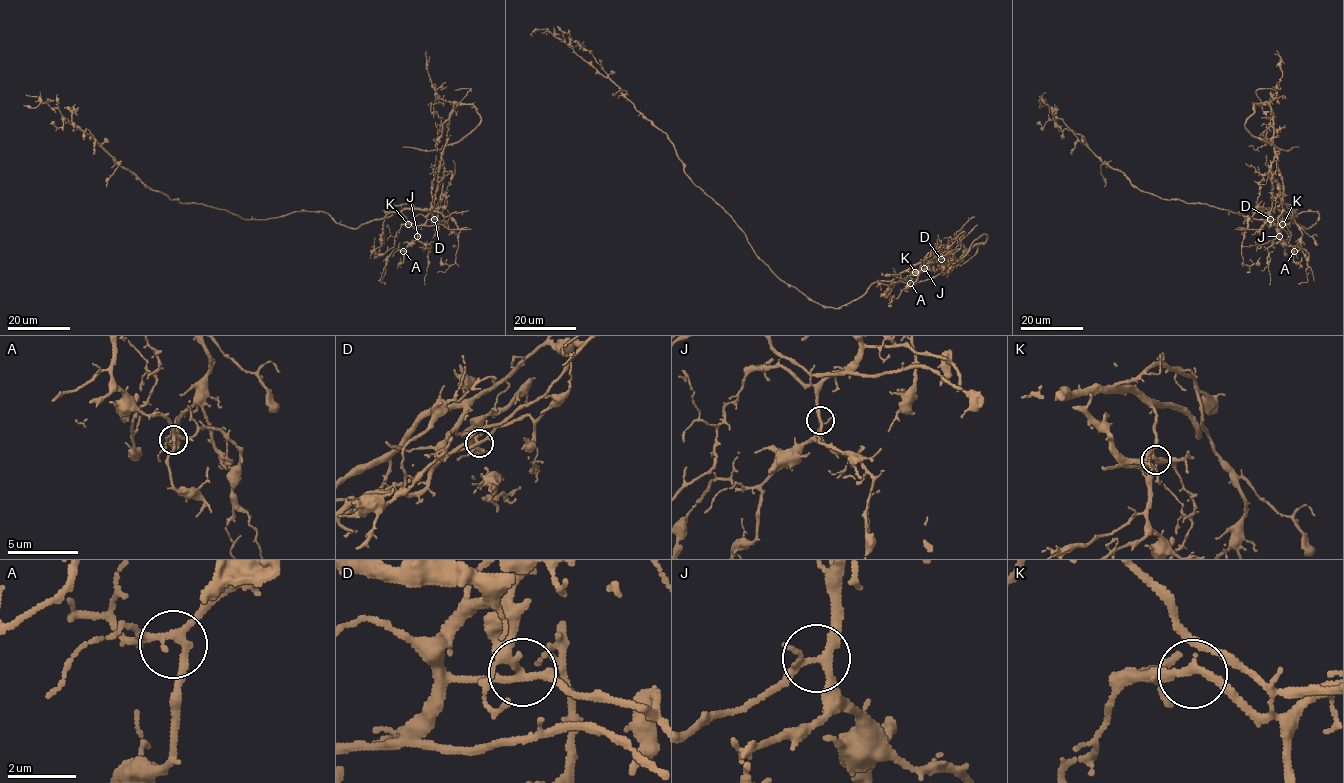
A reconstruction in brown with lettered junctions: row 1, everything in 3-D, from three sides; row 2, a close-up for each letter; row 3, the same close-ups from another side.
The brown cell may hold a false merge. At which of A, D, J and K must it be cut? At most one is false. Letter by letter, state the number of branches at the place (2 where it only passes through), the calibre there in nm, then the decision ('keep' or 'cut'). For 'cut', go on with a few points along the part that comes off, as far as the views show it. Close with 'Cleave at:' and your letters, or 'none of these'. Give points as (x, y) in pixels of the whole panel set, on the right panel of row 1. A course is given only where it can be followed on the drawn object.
A: 4 branches meet; 200 nm thick; keep
D: 4 branches meet; 200 nm thick; cut; foreign part runs (1270, 218), (1270, 167), (1274, 151), (1273, 113), (1270, 104), (1282, 76), (1277, 51)
J: 4 branches meet; 240 nm thick; keep
K: 4 branches meet; 200 nm thick; keep
Cleave at: D

